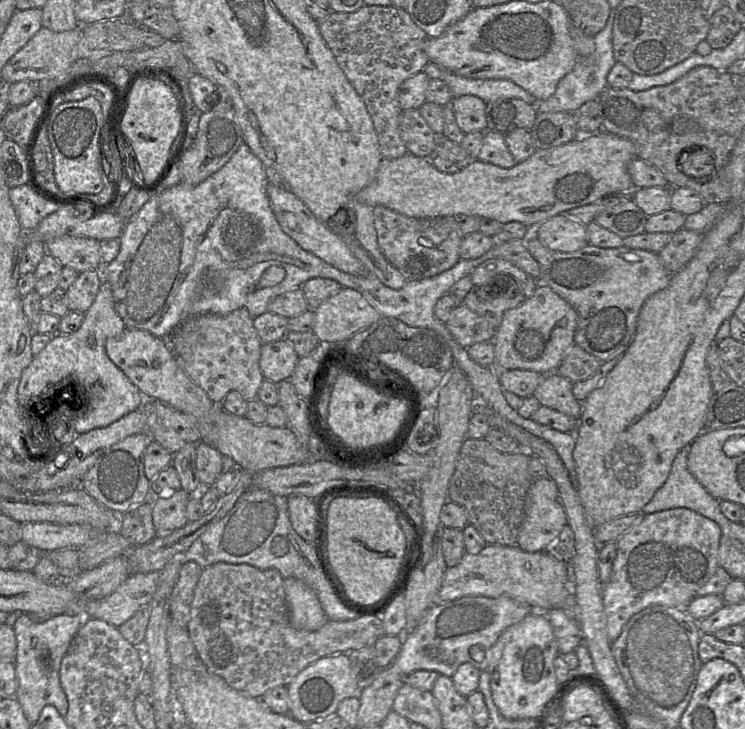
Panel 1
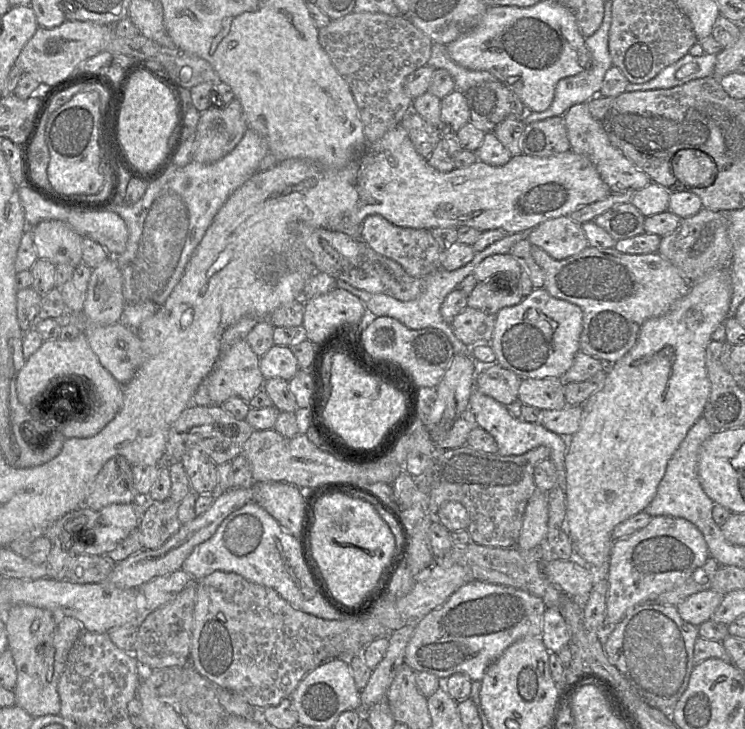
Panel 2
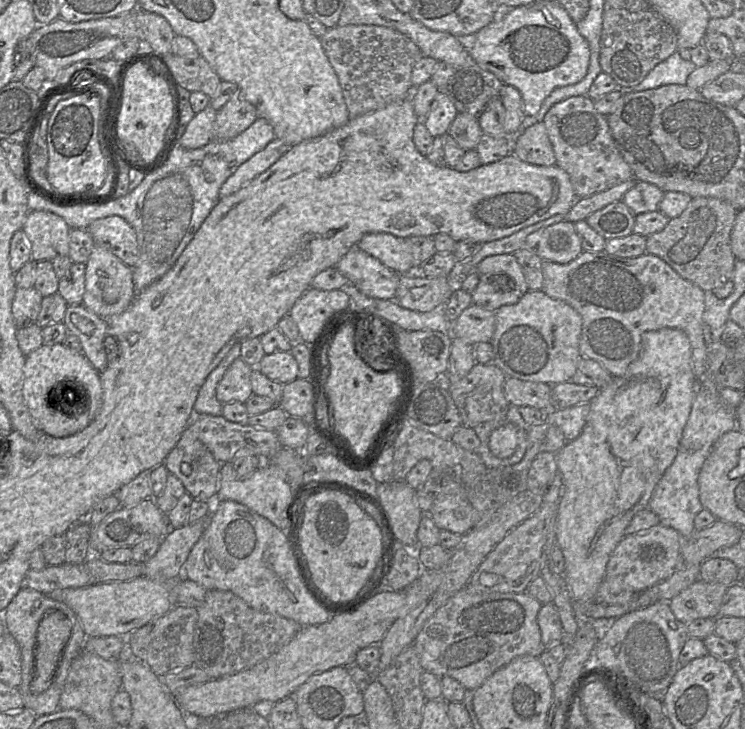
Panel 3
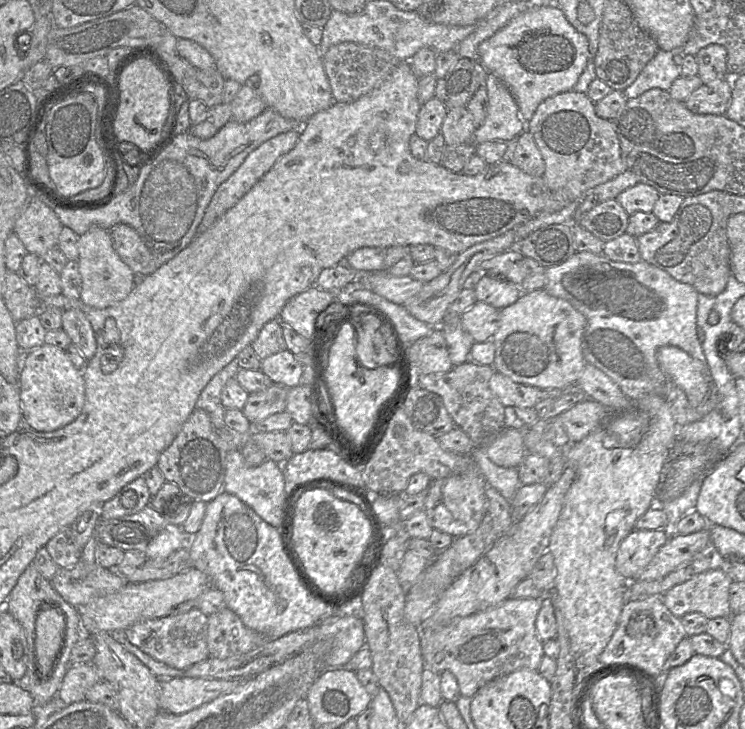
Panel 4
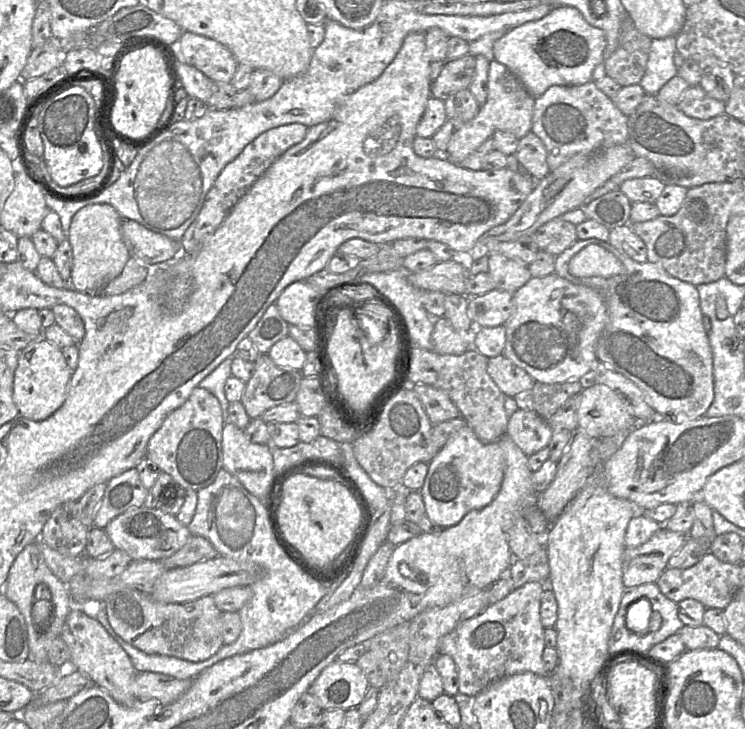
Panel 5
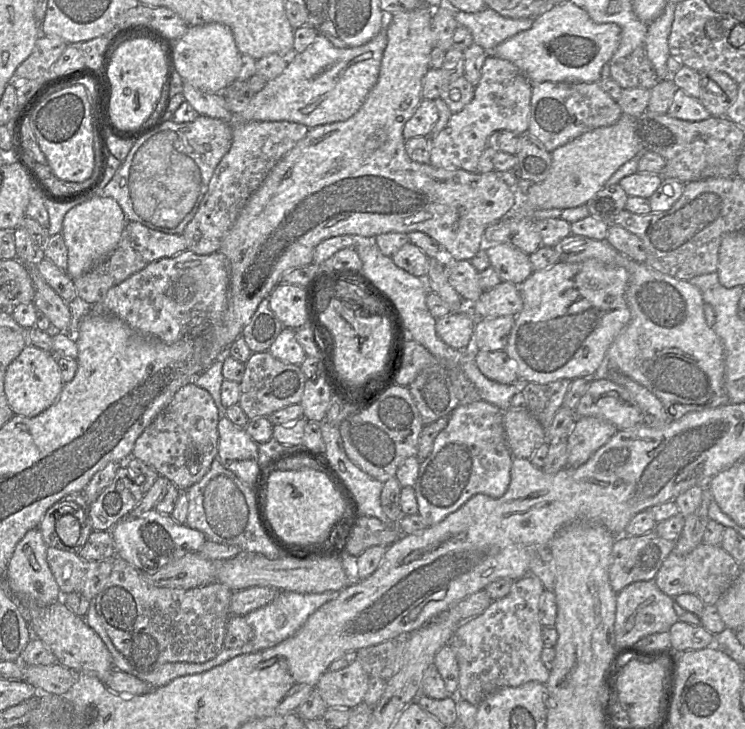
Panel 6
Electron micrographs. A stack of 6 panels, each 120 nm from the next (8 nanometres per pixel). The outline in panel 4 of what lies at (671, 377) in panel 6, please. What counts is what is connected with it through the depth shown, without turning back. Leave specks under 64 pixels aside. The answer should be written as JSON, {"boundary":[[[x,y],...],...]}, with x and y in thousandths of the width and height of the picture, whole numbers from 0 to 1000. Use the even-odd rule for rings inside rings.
{"boundary":[[[774,344],[757,361],[733,368],[730,396],[741,406],[762,413],[785,433],[781,486],[787,499],[809,509],[847,550],[872,540],[886,542],[897,553],[906,578],[915,584],[945,572],[925,554],[919,538],[899,521],[882,494],[885,477],[899,473],[914,477],[933,494],[949,498],[937,464],[937,401],[930,392],[905,383],[897,373],[864,357],[832,359],[820,357],[809,347]]]}

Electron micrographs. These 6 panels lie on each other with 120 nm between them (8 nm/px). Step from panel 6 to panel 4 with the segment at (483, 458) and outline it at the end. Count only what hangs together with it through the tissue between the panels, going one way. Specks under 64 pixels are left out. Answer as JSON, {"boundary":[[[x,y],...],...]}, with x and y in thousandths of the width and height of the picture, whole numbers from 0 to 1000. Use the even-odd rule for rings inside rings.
{"boundary":[[[634,636],[623,650],[580,658],[569,691],[569,701],[580,724],[609,738],[639,727],[654,701],[652,667],[652,657],[639,636]]]}

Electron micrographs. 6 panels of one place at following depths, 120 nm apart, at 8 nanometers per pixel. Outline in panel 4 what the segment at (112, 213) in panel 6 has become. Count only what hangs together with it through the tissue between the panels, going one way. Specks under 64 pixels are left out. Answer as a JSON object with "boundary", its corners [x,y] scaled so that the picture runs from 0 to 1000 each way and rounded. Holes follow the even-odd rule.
{"boundary":[[[123,309],[117,318],[106,324],[105,364],[110,383],[107,410],[132,424],[152,420],[168,410],[188,381],[193,380],[183,380],[153,343],[145,314],[130,309]]]}

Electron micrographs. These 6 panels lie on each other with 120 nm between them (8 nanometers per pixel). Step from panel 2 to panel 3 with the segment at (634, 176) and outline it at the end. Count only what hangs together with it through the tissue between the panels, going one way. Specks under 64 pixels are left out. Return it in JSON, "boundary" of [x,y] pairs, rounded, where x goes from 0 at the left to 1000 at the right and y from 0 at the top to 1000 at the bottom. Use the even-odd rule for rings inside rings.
{"boundary":[[[789,130],[765,133],[744,143],[729,163],[746,215],[746,226],[765,241],[776,273],[816,261],[851,244],[821,188],[815,159],[803,155]]]}

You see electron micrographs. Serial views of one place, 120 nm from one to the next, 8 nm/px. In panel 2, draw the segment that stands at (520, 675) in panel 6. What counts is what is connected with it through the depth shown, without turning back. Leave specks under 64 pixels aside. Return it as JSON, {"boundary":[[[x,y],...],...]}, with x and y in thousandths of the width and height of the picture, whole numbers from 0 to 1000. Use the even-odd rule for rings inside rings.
{"boundary":[[[635,796],[615,807],[591,833],[570,844],[557,860],[544,896],[544,909],[557,922],[574,922],[589,931],[611,923],[646,934],[655,915],[687,882],[702,875],[726,874],[730,826],[706,809]]]}

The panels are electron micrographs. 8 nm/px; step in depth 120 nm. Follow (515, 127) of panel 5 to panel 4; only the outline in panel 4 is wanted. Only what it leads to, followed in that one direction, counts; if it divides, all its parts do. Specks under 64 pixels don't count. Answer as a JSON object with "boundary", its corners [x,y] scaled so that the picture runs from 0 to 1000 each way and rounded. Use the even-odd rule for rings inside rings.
{"boundary":[[[656,100],[652,111],[656,133],[655,156],[647,171],[639,176],[635,196],[644,198],[662,191],[687,192],[705,178],[695,143],[682,118],[666,103]]]}

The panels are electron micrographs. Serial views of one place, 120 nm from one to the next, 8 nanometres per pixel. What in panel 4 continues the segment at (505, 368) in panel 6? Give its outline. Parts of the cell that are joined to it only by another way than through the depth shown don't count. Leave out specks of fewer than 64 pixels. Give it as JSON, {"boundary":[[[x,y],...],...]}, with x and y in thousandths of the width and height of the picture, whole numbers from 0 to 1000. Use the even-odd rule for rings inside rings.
{"boundary":[[[671,510],[659,517],[658,534],[677,558],[689,560],[717,560],[726,536],[718,529],[693,525]]]}

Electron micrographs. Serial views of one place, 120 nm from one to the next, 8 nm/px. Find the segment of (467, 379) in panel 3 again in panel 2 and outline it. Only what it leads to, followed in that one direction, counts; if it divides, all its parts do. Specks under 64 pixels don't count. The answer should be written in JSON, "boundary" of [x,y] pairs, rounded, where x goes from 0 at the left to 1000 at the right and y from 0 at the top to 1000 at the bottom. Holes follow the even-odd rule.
{"boundary":[[[667,498],[644,502],[638,516],[638,534],[682,557],[695,550],[701,520]]]}

